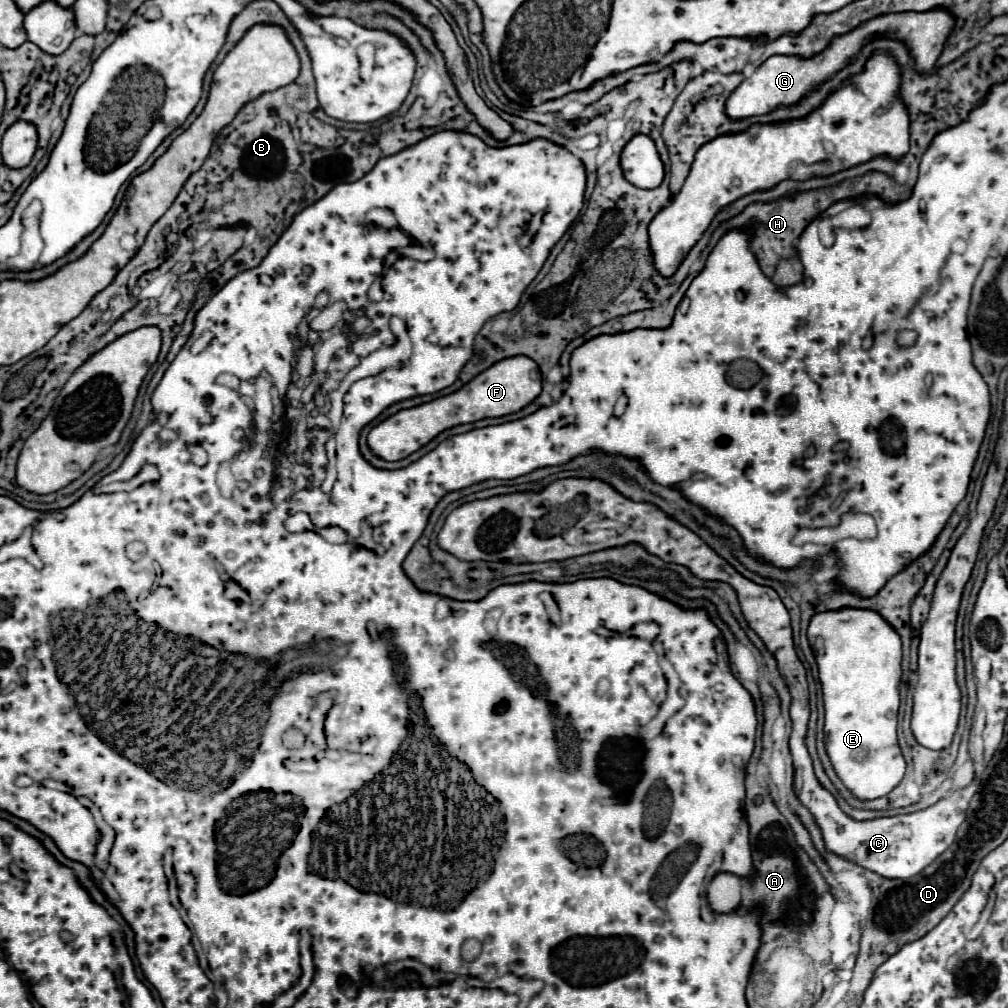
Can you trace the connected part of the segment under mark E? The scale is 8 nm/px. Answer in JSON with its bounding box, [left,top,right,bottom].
[807,608,905,798]

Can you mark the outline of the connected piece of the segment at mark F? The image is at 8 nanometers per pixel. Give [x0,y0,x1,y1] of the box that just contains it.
[367,356,541,462]

